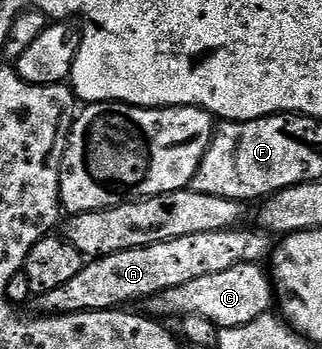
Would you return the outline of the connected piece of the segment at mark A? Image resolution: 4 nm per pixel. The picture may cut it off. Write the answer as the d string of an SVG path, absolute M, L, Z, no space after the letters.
M254 226L246 227L229 228L226 232L212 234L184 234L184 238L172 238L168 242L156 242L152 246L136 246L136 250L120 250L116 254L91 259L83 263L80 274L74 275L67 284L59 286L57 290L48 290L43 296L37 297L37 311L48 316L63 316L77 312L122 308L133 305L130 304L133 300L144 302L164 290L184 286L184 282L193 282L196 278L204 278L207 274L220 274L223 270L232 270L232 266L262 264L272 252L271 233Z

